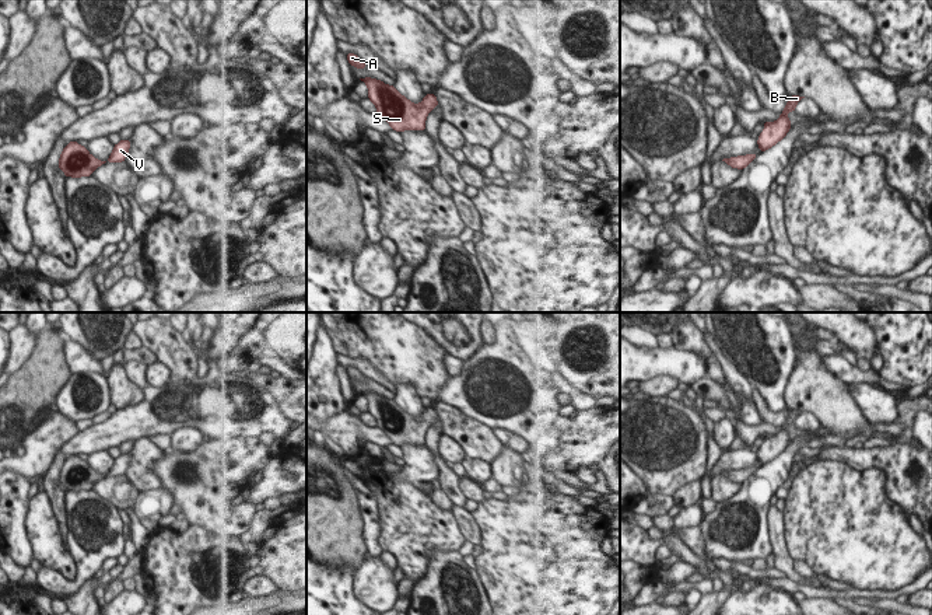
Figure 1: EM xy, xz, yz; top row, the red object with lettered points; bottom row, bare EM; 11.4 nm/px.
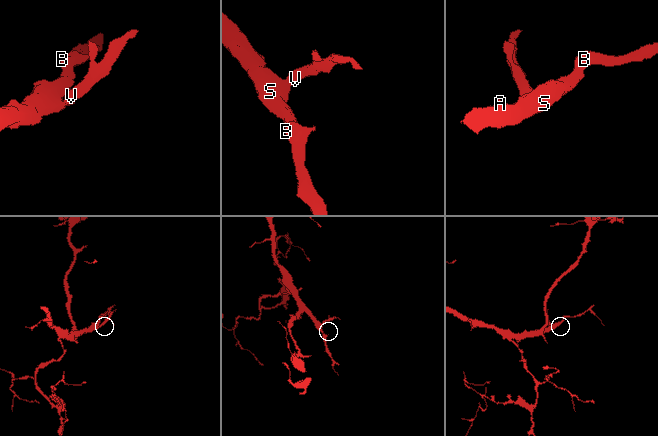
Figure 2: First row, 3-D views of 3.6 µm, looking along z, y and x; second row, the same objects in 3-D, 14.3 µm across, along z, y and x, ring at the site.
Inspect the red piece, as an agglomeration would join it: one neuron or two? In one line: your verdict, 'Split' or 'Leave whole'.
Leave whole

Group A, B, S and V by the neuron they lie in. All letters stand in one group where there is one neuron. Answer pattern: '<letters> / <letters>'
A B S V

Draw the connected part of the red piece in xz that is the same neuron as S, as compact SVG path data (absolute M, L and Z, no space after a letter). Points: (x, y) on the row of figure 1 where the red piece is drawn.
M371 77L360 80L367 84L368 99L376 106L376 113L390 125L392 130L399 133L403 130L423 132L428 112L439 105L435 94L425 94L420 104L413 104L393 85Z

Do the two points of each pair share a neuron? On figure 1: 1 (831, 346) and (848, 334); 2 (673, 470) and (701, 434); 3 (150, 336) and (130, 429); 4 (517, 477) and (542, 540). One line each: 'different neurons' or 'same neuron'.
1: different neurons
2: same neuron
3: different neurons
4: different neurons

